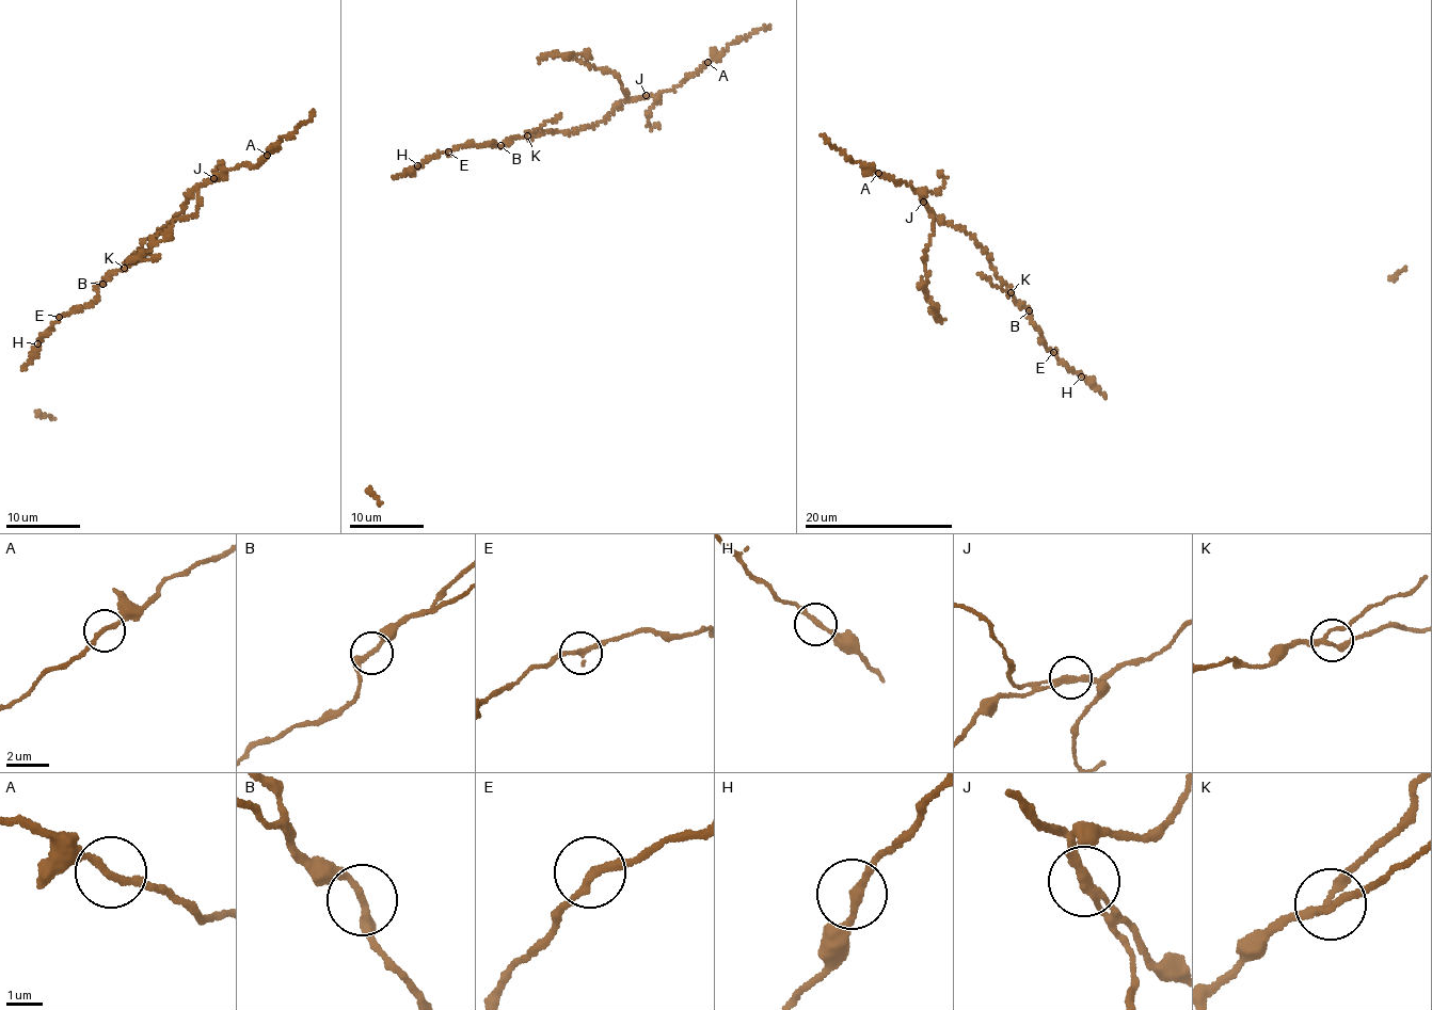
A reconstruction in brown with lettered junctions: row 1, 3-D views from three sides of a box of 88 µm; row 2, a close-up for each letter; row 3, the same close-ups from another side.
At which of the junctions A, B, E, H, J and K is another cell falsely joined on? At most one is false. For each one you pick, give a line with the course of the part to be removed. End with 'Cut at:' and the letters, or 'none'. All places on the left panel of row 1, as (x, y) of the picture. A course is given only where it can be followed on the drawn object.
J: course (213, 178), (202, 182), (195, 213), (177, 219), (164, 231), (156, 235), (140, 257), (159, 256)
Cut at: J

